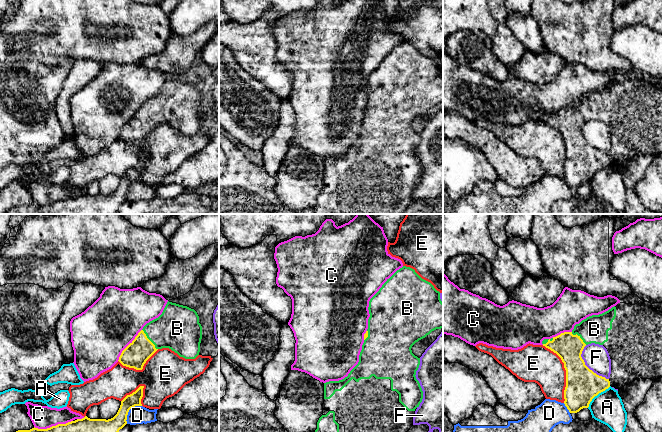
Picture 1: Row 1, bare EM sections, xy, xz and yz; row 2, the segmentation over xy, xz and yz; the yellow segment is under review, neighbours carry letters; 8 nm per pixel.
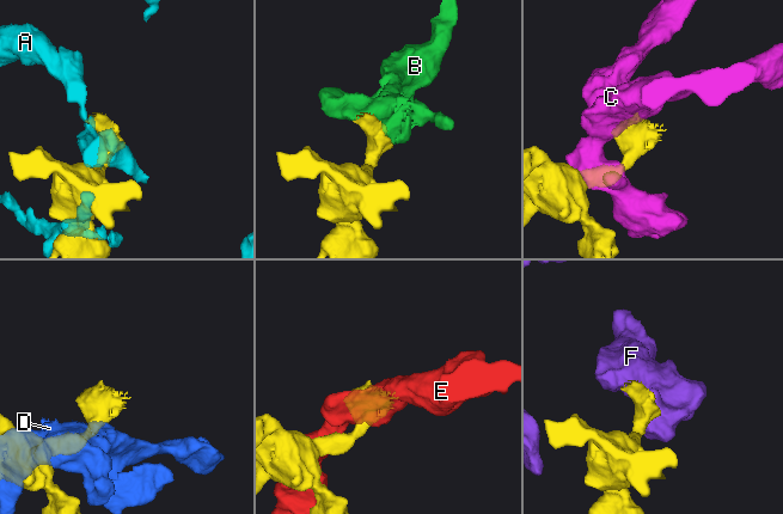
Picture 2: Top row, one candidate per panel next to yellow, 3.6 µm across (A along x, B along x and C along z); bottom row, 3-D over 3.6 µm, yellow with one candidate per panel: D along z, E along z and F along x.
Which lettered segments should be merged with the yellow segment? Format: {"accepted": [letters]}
{"accepted": ["B"]}

